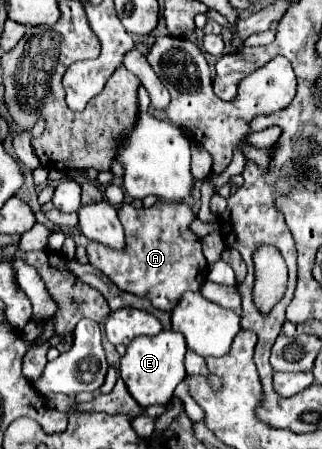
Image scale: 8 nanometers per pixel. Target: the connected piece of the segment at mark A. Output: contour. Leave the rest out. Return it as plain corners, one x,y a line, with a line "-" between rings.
160,200
150,208
122,204
118,216
126,230
126,250
118,252
99,242
89,241
86,251
90,264
104,272
120,290
148,298
152,306
160,310
172,310
184,292
200,290
208,268
202,256
202,244
190,230
194,212
186,202

